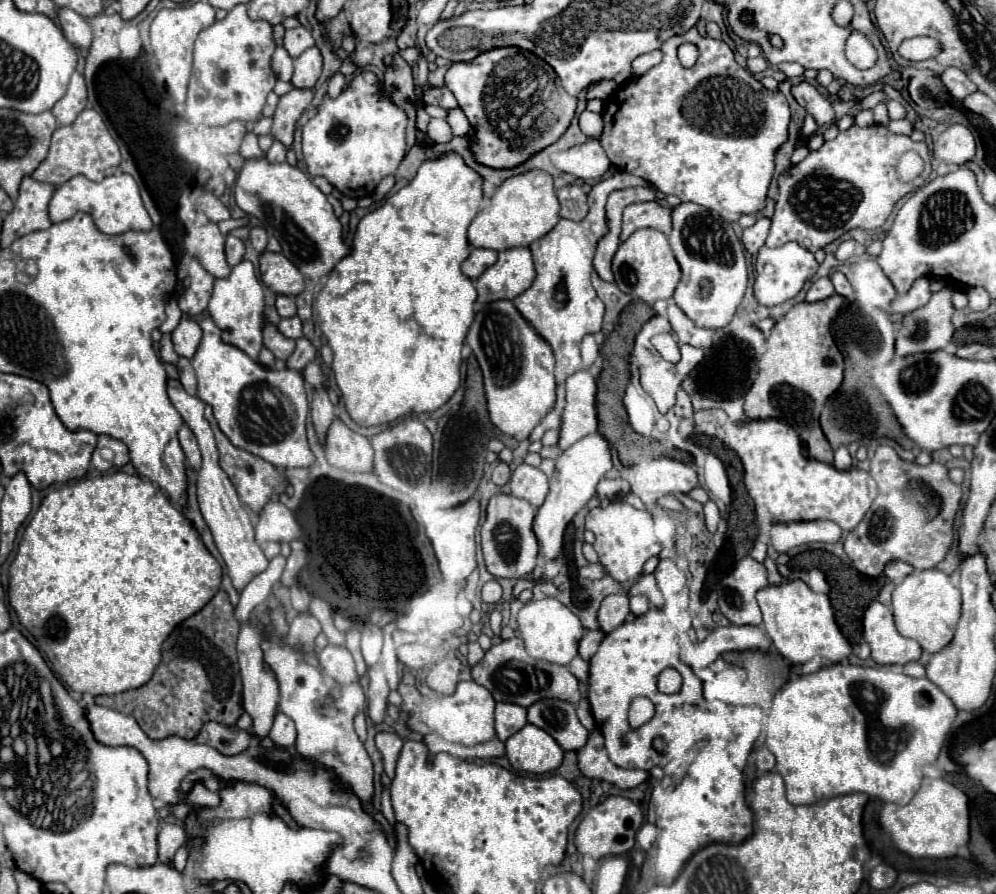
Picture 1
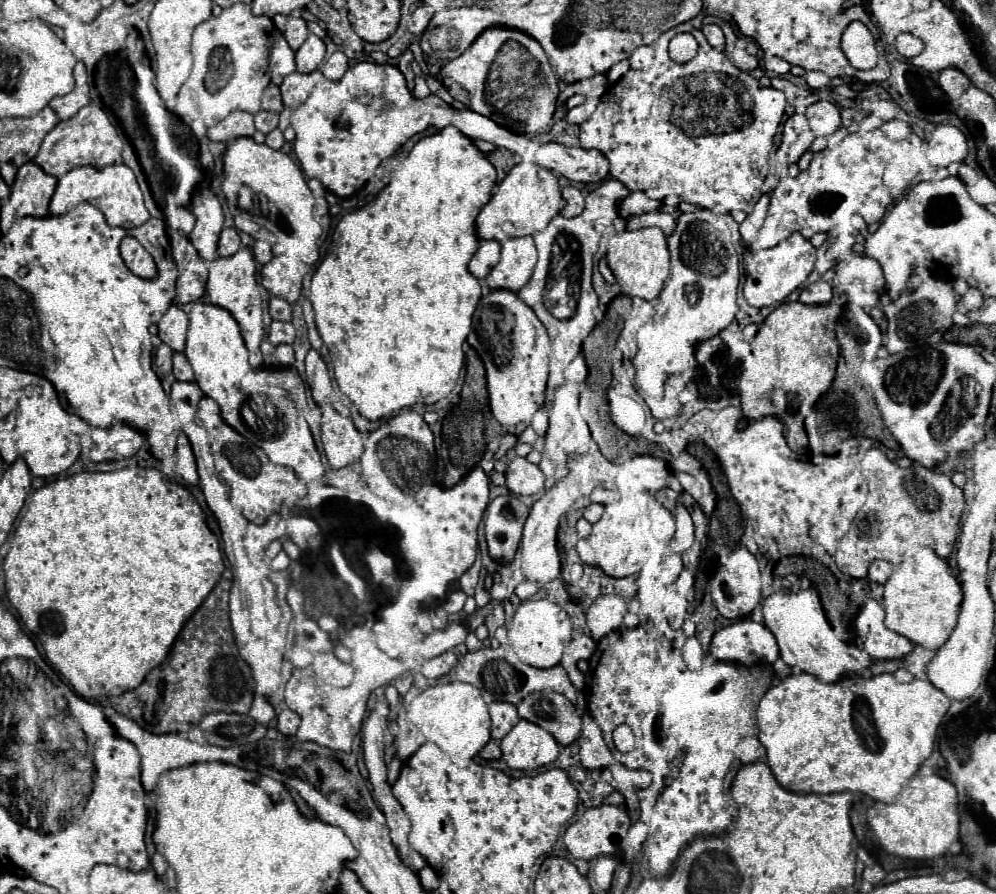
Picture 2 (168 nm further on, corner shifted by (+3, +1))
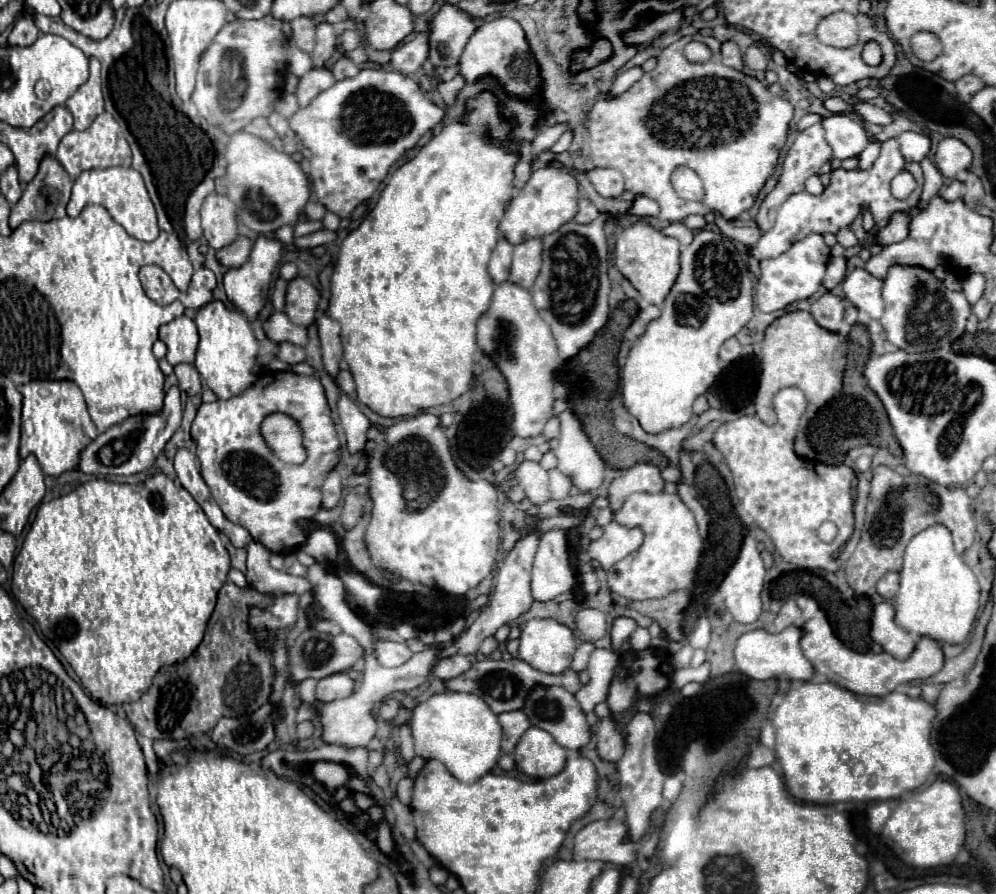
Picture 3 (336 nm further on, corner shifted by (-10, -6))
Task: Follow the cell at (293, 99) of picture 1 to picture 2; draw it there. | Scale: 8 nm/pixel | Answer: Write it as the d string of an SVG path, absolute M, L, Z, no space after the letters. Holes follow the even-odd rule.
M321 71L313 73L291 73L281 83L281 101L285 107L301 105L311 95L311 89L319 83L323 83L325 77Z

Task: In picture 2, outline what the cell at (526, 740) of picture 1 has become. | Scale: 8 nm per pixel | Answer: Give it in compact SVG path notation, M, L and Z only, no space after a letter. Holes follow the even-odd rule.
M519 719L519 723L501 739L503 759L511 769L539 769L559 757L559 743L543 727Z

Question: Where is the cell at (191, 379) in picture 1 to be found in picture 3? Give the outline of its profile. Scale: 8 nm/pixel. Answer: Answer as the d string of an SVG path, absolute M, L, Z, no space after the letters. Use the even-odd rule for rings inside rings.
M178 364L178 366L174 366L174 374L178 378L178 386L188 396L200 394L200 390L202 390L202 378L200 378L198 370L192 364Z

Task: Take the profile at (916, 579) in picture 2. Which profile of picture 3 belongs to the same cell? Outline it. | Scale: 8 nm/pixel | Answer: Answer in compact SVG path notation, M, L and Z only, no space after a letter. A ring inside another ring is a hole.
M936 524L914 536L904 554L900 590L894 596L896 624L916 638L928 636L940 644L966 642L978 614L980 586L974 572L956 554L948 528Z

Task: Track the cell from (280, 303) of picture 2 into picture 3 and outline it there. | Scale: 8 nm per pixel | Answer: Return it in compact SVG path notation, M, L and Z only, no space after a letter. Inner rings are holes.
M274 312L268 318L268 322L264 322L264 330L266 336L274 342L292 342L298 346L306 346L308 342L306 328L290 322L290 318L284 312Z

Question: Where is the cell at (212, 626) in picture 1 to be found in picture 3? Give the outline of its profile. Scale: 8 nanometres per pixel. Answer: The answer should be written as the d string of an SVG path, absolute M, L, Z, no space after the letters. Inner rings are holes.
M226 582L218 592L216 610L208 622L204 640L194 650L196 654L182 664L164 666L138 702L124 704L132 726L150 740L182 740L198 732L210 732L220 716L240 718L266 704L274 680L272 654L270 650L258 648L246 618L250 606L268 606L270 602L272 596L268 594Z

